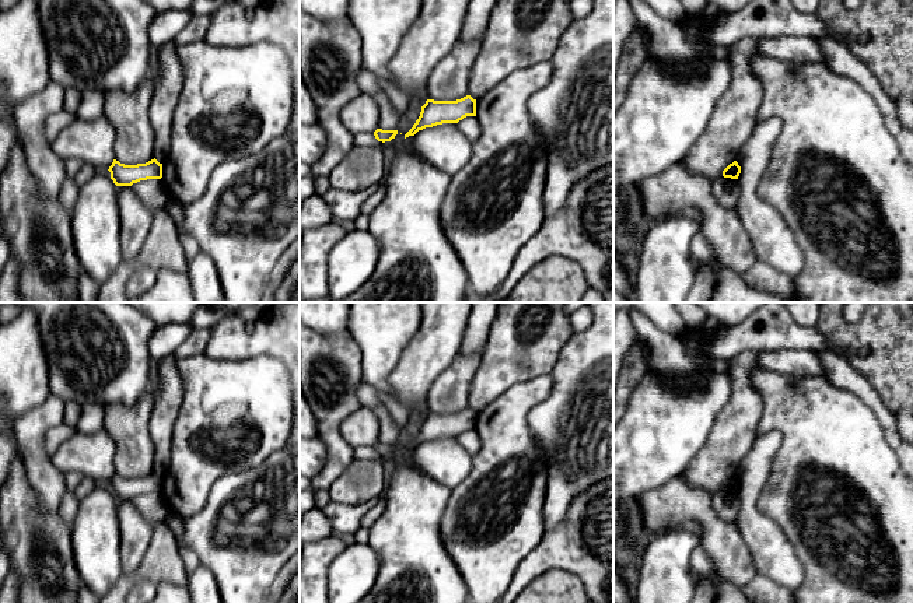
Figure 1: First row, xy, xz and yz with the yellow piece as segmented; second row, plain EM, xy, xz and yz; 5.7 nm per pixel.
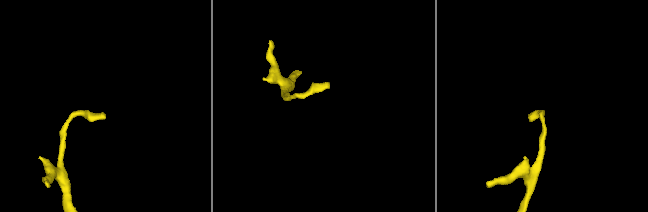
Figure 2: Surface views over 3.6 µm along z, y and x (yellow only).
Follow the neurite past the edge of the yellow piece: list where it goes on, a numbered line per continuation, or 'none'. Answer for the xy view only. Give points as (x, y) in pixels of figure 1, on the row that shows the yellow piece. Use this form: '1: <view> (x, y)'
none

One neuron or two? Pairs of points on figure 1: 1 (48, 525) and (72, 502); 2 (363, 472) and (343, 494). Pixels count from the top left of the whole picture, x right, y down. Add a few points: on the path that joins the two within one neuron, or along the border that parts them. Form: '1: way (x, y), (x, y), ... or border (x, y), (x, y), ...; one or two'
1: border (58, 509), (58, 515), (70, 528); two
2: way (360, 477), (349, 488); one

